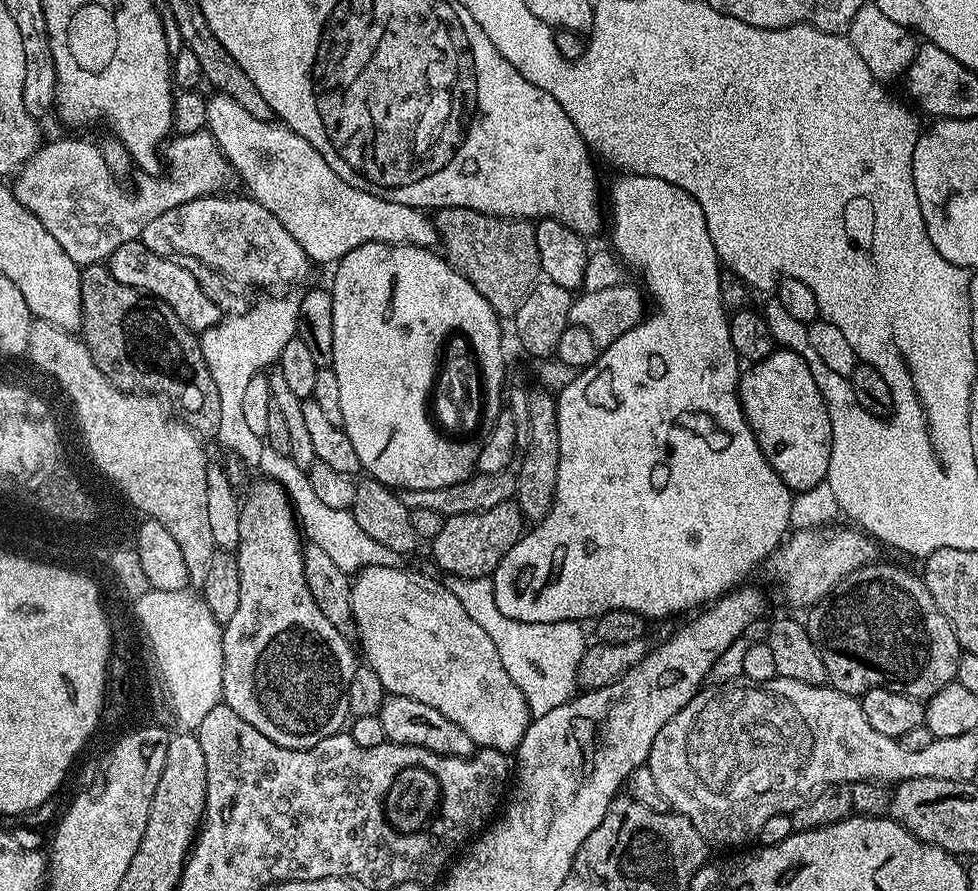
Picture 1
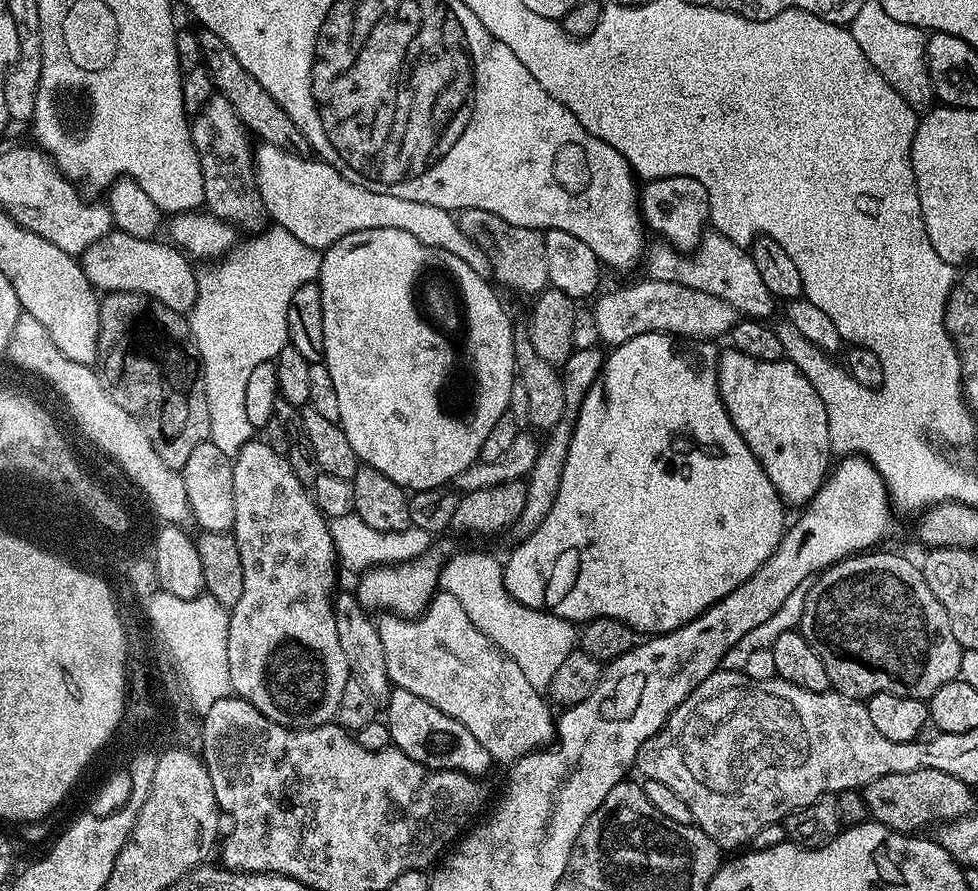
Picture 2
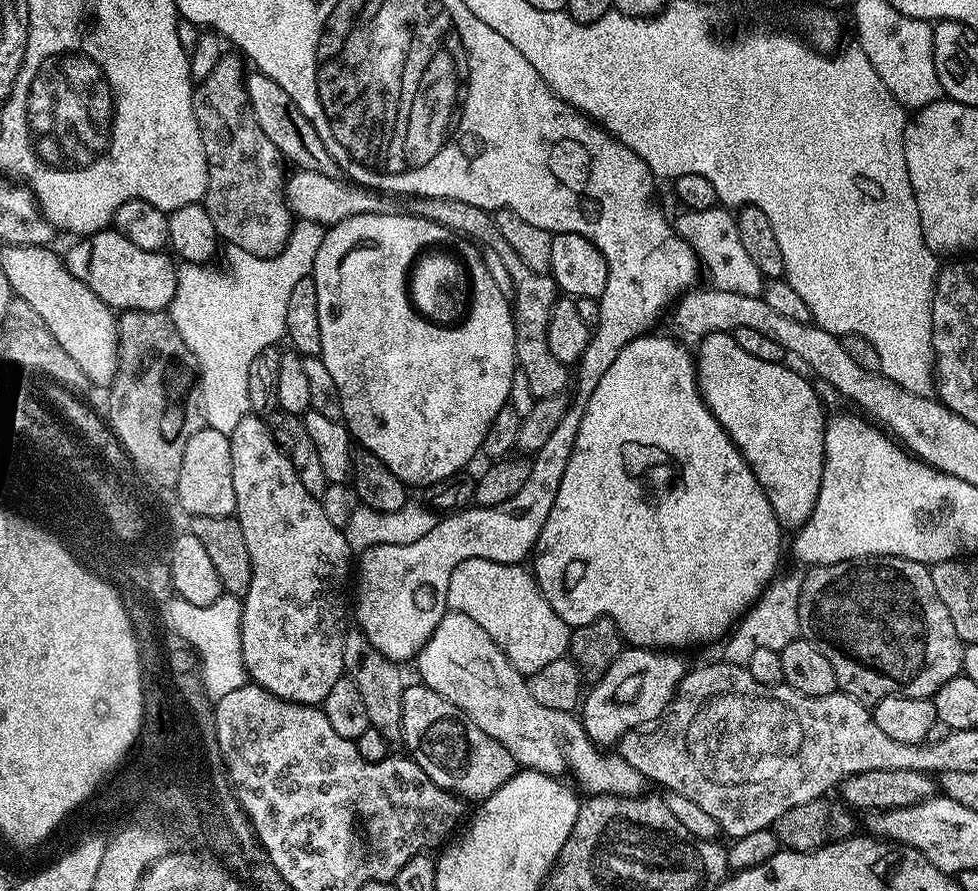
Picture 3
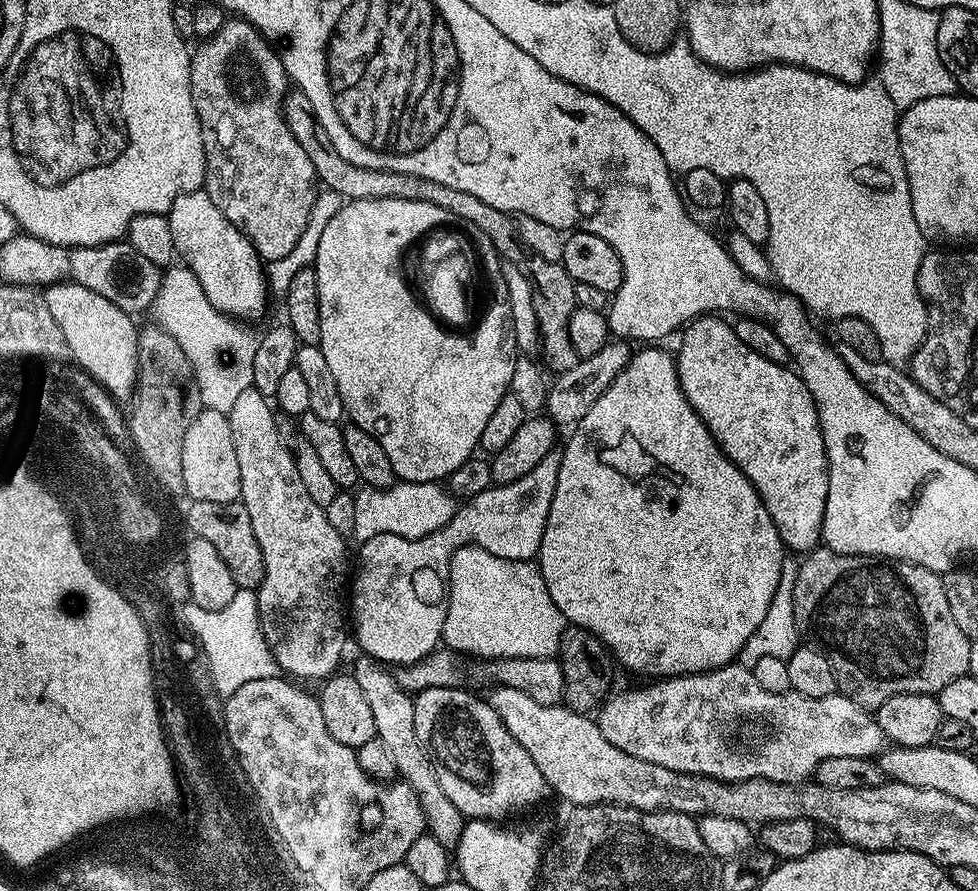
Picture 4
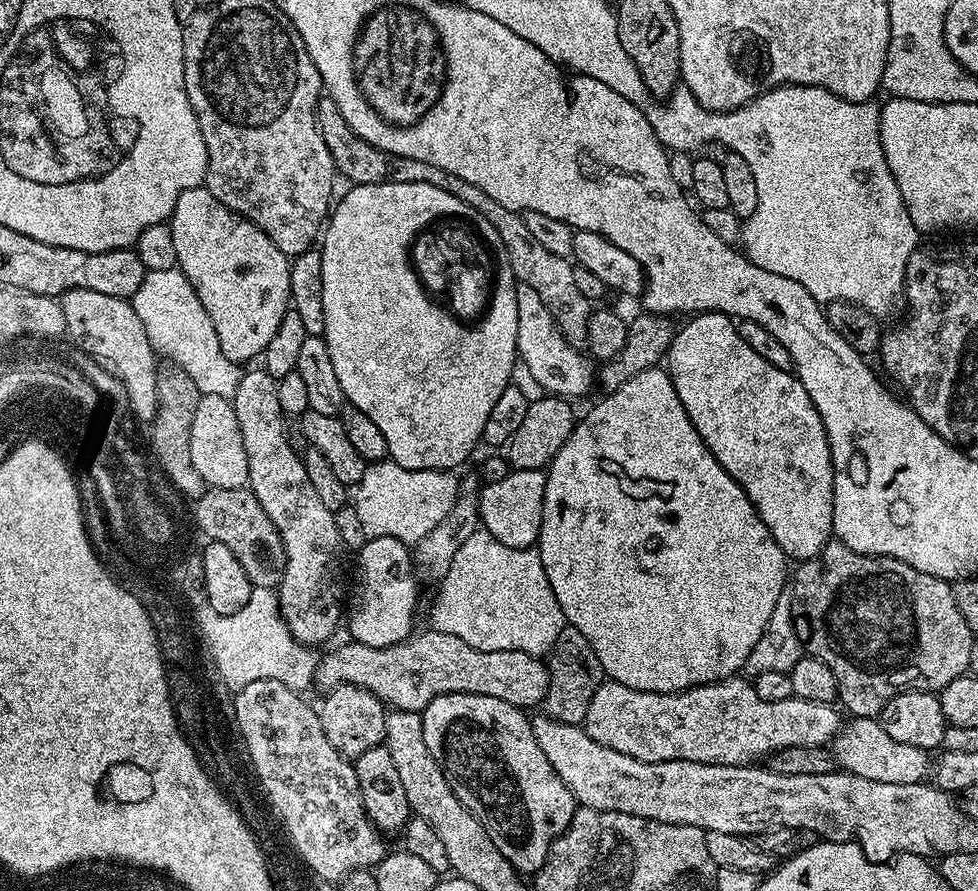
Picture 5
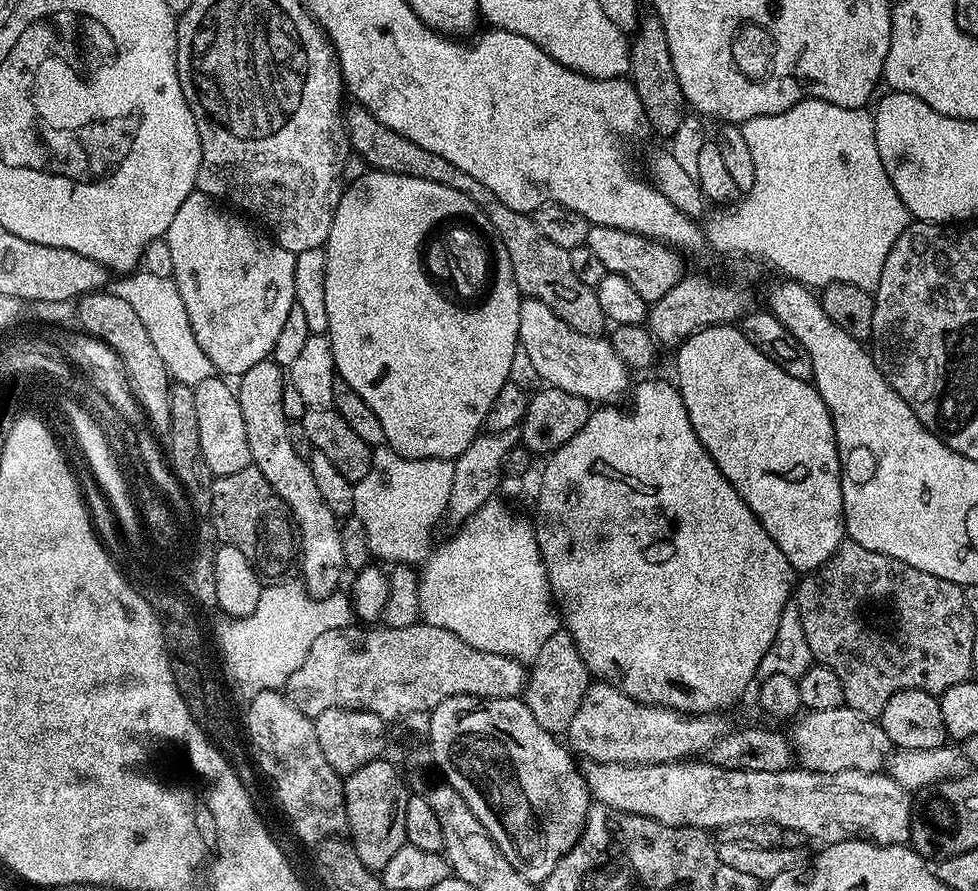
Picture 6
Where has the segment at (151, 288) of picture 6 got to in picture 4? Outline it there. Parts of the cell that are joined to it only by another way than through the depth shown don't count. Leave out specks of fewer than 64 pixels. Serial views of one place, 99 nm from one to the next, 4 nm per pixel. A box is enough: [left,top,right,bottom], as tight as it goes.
[150,267,257,413]

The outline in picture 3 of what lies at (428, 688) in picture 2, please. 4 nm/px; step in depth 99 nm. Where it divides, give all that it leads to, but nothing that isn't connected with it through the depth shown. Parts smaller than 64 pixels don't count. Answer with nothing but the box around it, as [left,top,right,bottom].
[414,612,645,796]

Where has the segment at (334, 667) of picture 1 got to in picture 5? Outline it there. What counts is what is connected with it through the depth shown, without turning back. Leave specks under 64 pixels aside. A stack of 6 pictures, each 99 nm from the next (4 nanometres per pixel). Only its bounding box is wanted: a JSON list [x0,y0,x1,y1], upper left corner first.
[230,366,346,646]

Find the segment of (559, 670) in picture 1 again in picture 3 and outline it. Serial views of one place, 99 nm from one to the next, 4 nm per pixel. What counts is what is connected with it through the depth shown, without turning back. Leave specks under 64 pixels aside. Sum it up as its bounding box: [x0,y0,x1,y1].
[448,558,572,678]

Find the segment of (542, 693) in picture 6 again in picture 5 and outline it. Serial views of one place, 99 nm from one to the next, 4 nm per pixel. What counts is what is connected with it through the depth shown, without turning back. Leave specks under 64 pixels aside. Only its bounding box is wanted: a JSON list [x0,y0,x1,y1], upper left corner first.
[542,626,606,725]

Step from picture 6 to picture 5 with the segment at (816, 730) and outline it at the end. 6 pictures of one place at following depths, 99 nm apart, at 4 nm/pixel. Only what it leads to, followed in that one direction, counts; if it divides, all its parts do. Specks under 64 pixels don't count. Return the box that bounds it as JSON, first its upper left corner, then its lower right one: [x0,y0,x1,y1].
[830,716,930,784]

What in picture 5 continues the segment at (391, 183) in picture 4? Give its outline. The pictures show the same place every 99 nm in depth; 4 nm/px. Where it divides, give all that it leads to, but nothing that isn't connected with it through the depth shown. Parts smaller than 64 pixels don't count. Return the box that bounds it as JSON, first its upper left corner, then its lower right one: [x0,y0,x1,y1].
[316,94,593,349]

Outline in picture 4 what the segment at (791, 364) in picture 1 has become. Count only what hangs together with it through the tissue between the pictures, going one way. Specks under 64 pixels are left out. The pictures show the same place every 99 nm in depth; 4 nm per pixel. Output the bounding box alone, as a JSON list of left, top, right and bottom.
[674,314,828,554]

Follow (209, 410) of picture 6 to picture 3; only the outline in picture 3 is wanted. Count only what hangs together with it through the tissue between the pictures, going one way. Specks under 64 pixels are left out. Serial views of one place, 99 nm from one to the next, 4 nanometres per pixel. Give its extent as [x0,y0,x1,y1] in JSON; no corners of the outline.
[174,427,236,516]

